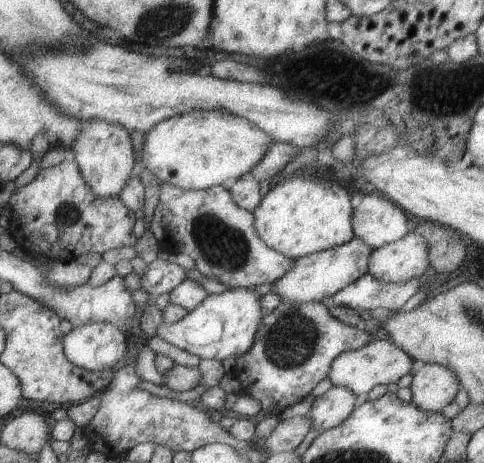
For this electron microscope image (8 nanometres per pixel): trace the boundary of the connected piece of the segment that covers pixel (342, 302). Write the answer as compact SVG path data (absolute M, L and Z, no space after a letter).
M366 273L356 282L345 286L331 296L326 302L329 306L343 306L357 310L359 313L374 308L386 308L392 312L399 311L412 296L420 289L419 278L412 278L408 282L394 284L380 282Z

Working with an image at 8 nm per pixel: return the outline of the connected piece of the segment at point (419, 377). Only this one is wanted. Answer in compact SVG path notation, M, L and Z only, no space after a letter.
M424 363L424 366L413 374L411 401L419 409L438 412L456 398L459 390L461 384L450 368Z

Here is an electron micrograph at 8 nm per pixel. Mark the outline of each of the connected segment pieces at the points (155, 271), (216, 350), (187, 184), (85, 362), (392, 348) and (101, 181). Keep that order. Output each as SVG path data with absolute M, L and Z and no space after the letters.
M156 259L147 264L141 277L142 288L152 298L172 292L186 279L186 269L170 260Z
M253 288L227 289L220 294L210 294L200 306L174 324L160 323L156 334L160 338L176 345L182 350L196 354L201 360L212 359L222 362L226 358L240 358L253 348L256 332L264 313L261 296L253 292Z
M190 110L186 114L174 116L158 122L148 134L145 134L144 148L140 152L147 170L164 183L170 183L184 190L200 190L226 184L228 180L238 180L250 172L272 146L272 138L256 124L244 117L221 110Z
M109 322L73 328L63 338L66 358L91 371L112 370L126 356L128 345L125 332Z
M381 340L366 343L362 348L346 351L337 356L331 364L328 378L333 386L343 386L351 390L356 396L368 393L374 386L380 384L397 383L402 376L410 373L413 358L392 341Z
M91 118L82 121L80 134L74 138L70 153L74 161L79 164L86 184L92 188L96 196L120 198L120 192L128 184L136 164L136 154L130 141L130 133L122 126L105 120Z

